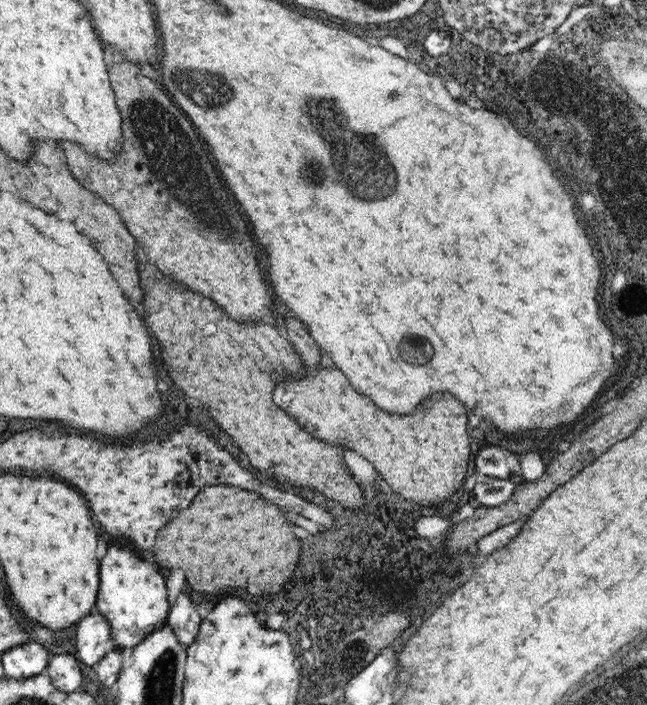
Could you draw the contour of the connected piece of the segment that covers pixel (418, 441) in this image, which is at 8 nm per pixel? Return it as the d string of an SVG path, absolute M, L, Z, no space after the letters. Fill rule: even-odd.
M324 366L308 369L308 373L301 379L284 379L281 383L274 390L274 403L285 410L310 435L331 445L348 447L364 456L392 486L392 490L396 490L404 498L414 500L422 506L440 504L446 498L450 498L462 486L462 482L470 481L469 477L466 477L468 464L470 464L471 439L468 434L470 431L467 422L468 409L450 392L430 396L408 415L392 415L383 411L364 394L353 390L346 375L340 369Z

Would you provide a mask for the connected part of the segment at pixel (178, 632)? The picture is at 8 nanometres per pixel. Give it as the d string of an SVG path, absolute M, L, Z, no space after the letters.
M182 592L170 607L166 621L172 627L178 641L187 647L192 644L203 620L194 608L194 602L188 598L188 594Z

